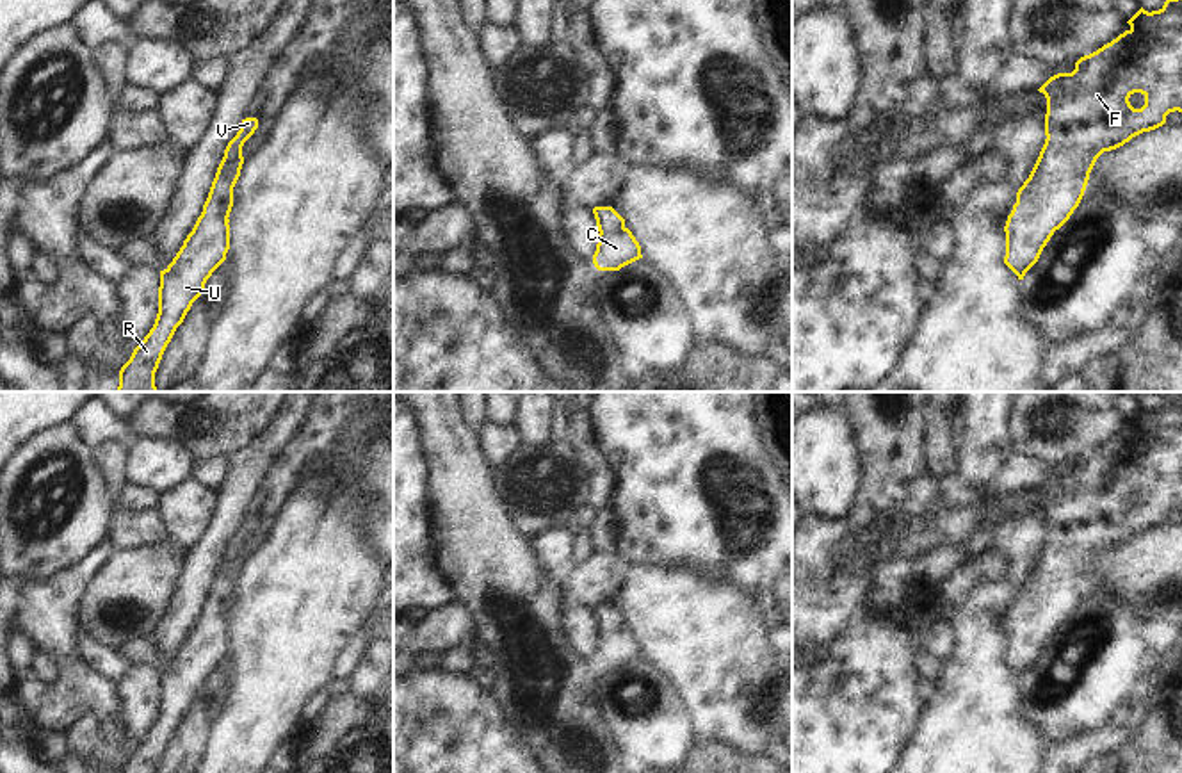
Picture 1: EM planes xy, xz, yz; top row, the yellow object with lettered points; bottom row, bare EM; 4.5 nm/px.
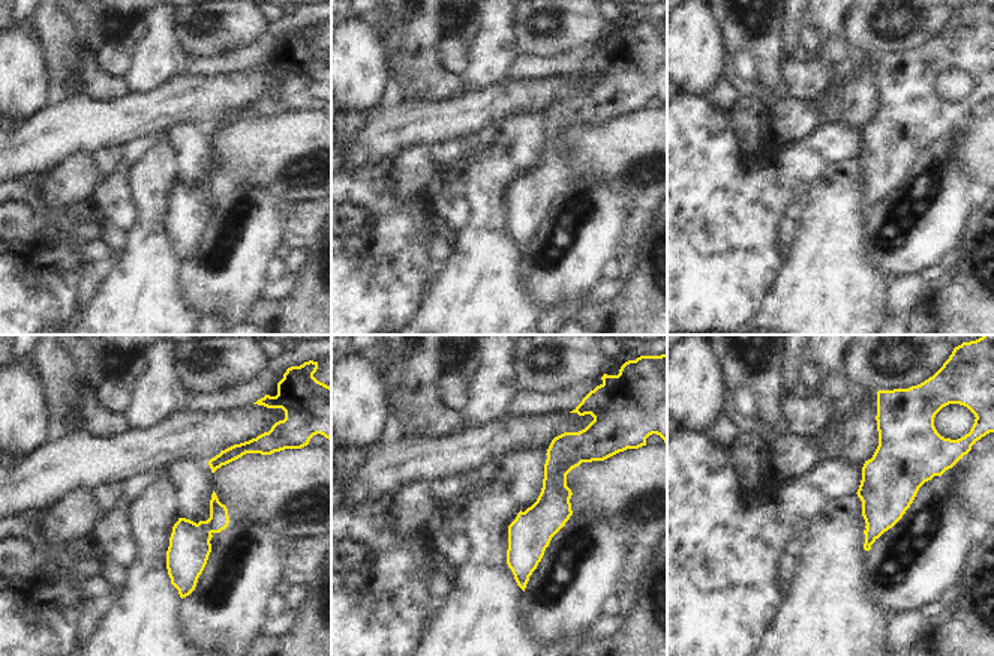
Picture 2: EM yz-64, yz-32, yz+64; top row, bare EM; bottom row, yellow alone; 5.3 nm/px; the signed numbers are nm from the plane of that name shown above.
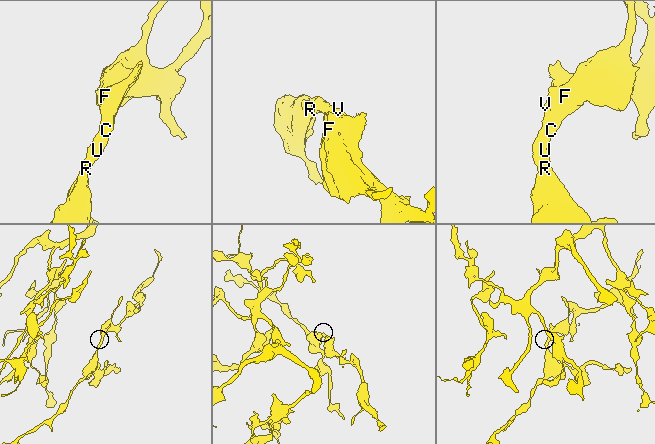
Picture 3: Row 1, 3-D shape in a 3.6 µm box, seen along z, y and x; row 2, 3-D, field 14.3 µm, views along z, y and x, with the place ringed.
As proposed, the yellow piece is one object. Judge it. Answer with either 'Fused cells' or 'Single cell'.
Single cell.

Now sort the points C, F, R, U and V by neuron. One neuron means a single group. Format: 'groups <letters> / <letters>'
groups C F R U V

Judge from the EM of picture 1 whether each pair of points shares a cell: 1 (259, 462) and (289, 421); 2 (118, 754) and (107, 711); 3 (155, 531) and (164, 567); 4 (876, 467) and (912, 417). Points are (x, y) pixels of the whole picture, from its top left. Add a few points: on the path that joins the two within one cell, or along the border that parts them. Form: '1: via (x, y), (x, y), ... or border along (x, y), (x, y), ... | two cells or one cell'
1: via (262, 451), (278, 431) | one cell
2: border along (114, 699), (120, 738), (111, 743) | two cells
3: border along (118, 551), (168, 545), (180, 556) | two cells
4: via (889, 455), (890, 439), (899, 430) | one cell

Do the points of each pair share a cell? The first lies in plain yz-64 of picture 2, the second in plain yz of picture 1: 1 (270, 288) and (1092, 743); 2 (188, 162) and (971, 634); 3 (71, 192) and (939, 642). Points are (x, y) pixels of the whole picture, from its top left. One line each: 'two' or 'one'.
1: one
2: two
3: two

